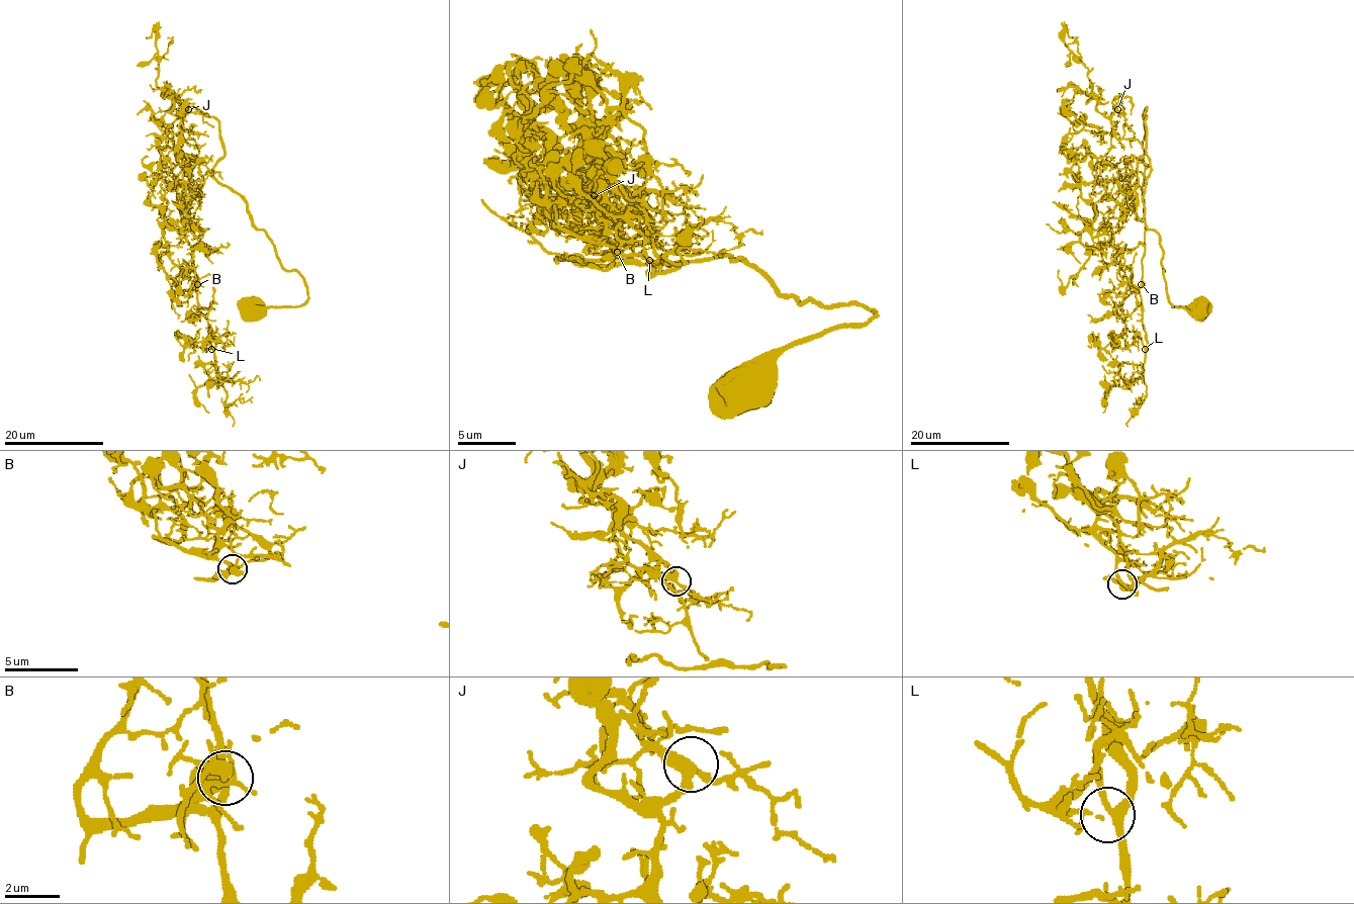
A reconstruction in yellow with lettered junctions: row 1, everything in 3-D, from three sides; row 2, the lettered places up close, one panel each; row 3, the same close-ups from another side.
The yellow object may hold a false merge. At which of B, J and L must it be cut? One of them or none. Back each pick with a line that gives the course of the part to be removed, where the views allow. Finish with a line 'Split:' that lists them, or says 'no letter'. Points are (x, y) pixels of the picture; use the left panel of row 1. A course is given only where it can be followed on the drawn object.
Split: no letter

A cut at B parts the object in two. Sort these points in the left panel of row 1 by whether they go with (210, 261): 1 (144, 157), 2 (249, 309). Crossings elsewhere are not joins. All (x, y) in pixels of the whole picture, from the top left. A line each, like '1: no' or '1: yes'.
1: yes
2: yes

